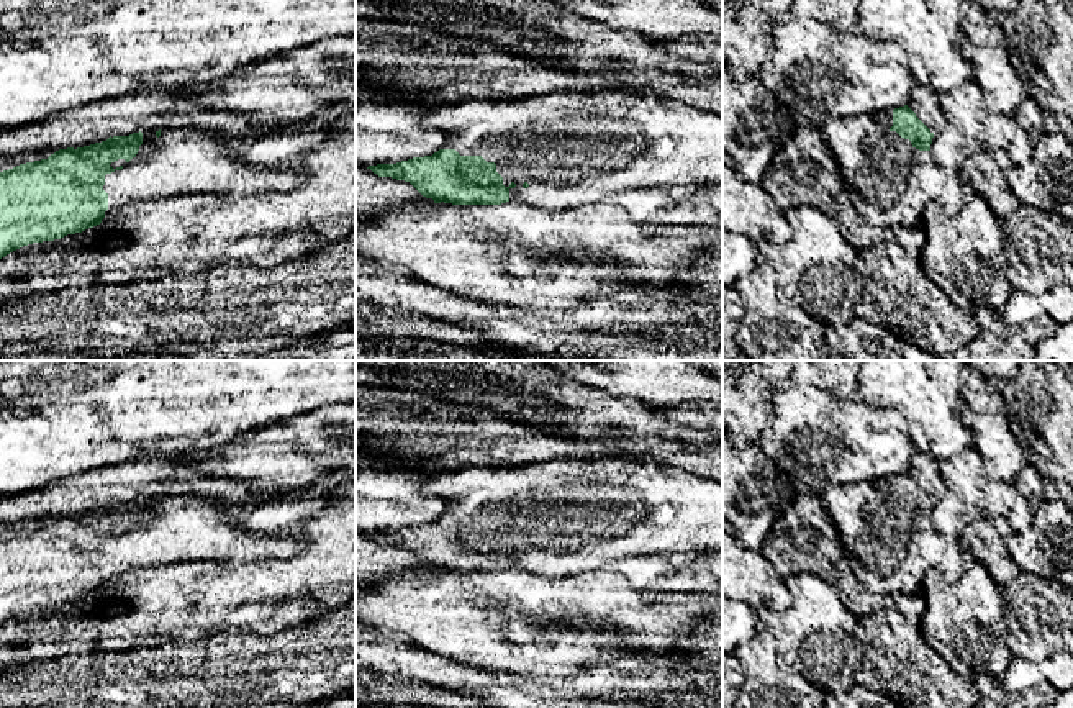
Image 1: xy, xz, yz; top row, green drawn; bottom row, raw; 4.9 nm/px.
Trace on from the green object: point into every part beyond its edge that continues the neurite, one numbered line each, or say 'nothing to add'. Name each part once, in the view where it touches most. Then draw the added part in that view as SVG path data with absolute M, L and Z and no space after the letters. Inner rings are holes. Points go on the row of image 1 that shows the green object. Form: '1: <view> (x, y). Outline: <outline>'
1: xz (575, 148). Outline: M647 92L473 98L436 107L423 125L447 134L444 149L495 162L509 188L509 202L549 211L598 203L626 190L722 182L722 116Z

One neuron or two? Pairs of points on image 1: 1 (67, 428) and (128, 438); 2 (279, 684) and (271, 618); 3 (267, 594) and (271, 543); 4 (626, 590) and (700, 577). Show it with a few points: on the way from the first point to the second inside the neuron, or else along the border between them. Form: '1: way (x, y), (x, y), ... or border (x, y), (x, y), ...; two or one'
1: way (82, 433), (113, 433); one
2: border (298, 626), (289, 626), (274, 635), (233, 633); two
3: border (303, 541), (303, 546), (287, 558), (246, 562); two
4: border (680, 569), (651, 577), (642, 585); two

